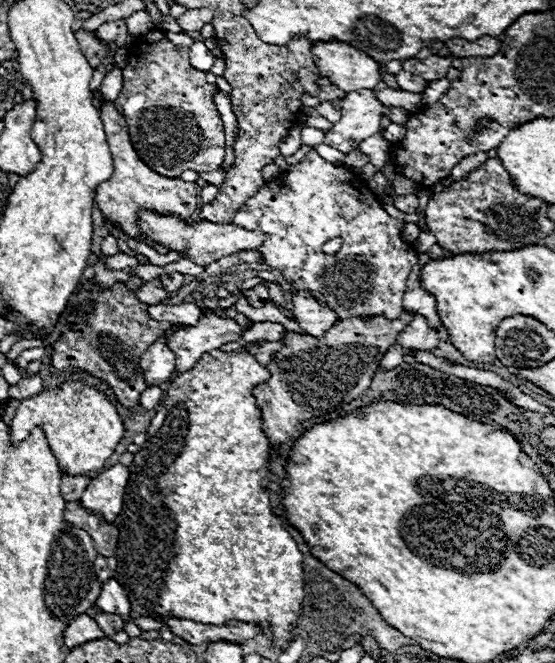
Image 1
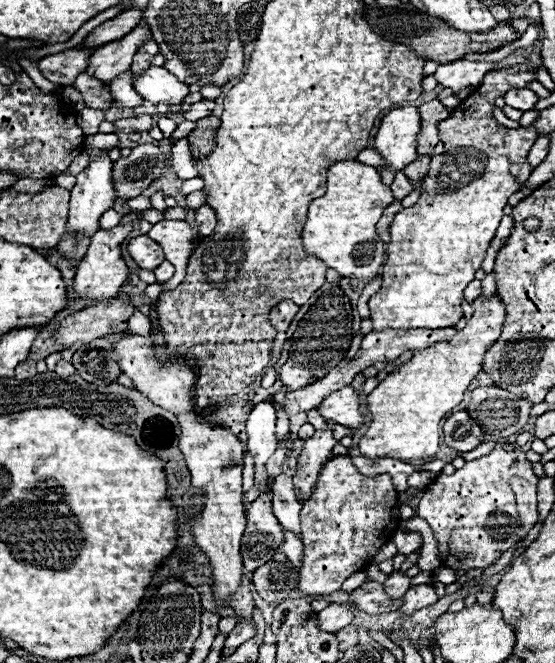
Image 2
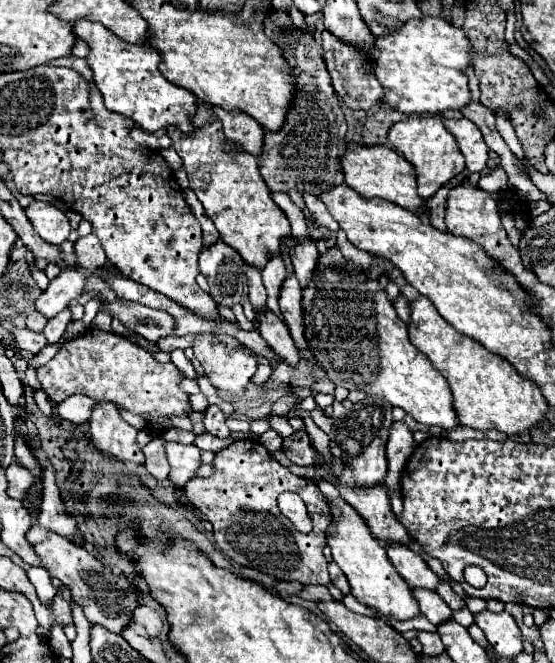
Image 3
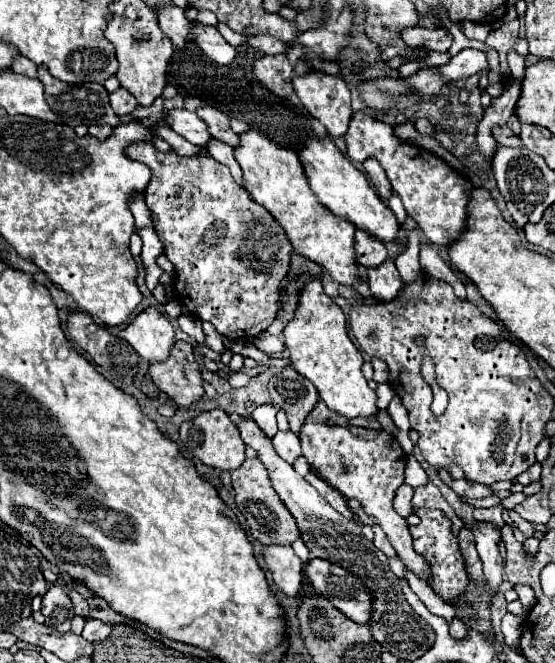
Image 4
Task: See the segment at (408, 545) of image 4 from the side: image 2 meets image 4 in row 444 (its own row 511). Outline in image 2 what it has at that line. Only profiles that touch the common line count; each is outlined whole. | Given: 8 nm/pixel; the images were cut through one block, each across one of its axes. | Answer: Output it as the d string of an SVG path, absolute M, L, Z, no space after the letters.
M348 454L334 456L324 464L314 494L302 506L300 520L304 566L298 588L308 596L322 596L340 590L346 578L364 570L380 546L392 540L400 524L400 500L388 474L368 478L356 470Z

